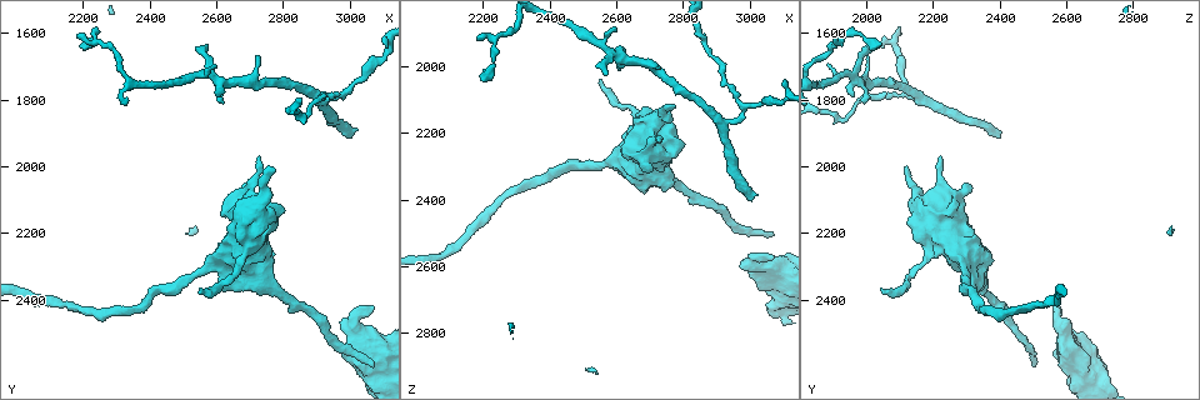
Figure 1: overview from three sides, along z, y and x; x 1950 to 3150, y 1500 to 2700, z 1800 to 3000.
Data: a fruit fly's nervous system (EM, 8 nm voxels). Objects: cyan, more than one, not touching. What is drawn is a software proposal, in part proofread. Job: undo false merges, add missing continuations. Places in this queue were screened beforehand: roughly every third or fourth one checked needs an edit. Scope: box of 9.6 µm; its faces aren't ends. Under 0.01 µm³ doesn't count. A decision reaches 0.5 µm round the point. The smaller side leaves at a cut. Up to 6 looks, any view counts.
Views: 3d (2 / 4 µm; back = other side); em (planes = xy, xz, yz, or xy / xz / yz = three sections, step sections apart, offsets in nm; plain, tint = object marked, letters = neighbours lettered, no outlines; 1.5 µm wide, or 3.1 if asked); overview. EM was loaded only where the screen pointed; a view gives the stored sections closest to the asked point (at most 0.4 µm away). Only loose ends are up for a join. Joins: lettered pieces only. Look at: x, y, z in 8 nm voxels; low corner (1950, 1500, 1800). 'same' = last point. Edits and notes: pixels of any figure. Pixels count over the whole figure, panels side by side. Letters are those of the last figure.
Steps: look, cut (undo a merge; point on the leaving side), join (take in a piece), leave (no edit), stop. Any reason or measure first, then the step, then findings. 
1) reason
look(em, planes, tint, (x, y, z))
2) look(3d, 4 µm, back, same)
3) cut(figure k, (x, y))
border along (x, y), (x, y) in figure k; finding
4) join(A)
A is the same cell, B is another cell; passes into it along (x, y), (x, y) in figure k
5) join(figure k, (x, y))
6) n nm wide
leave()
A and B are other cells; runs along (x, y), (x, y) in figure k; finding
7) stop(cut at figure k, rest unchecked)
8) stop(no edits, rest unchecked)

branch stops here
look(em, yz, step 8, letters, (2600, 1700, 1890))

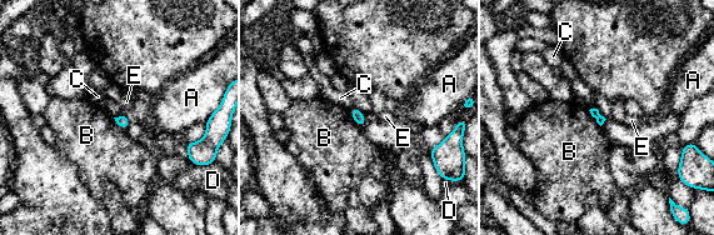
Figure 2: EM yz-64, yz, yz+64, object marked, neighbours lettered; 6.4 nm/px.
leave()
A, B, C, D and E are other cells; border along (348, 110), (362, 128) in figure 2; no lettered piece goes on from it

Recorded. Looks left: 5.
branch stops here
look(3d, 4 µm, (3000, 1910, 2390))

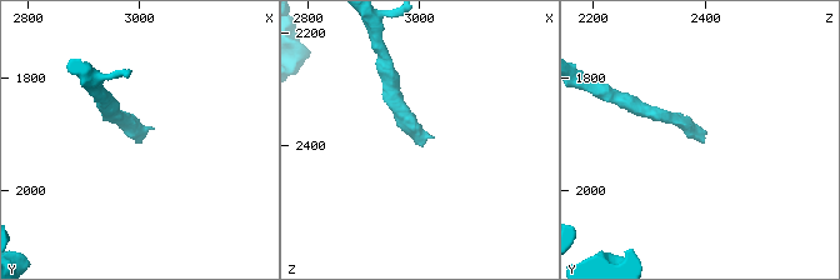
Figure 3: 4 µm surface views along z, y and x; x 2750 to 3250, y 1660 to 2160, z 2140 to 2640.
now the EM
look(em, planes, letters, (3005, 1915, 2395))

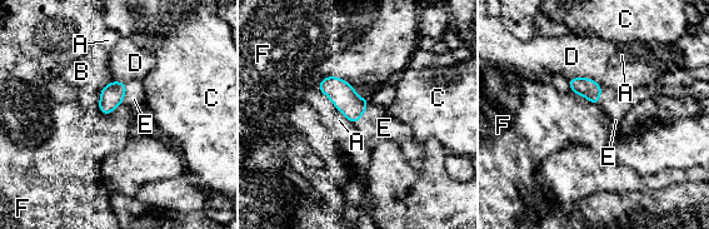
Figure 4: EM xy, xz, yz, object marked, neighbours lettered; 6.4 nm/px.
join(E)
E is the same cell, A, B, C, D and F are other cells; passes into it along (340, 93), (364, 111), (374, 127) in figure 4; the cell continues

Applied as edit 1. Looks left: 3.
look(3d, 4 µm, (2720, 1970, 2230))

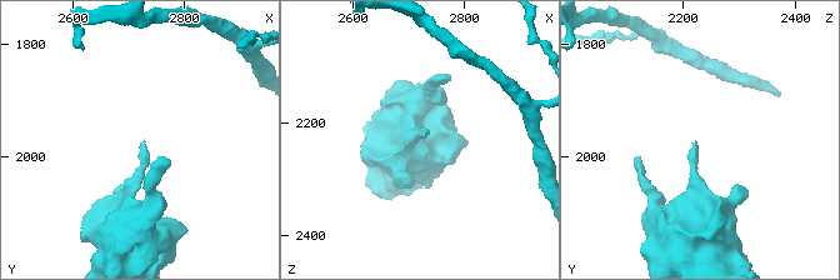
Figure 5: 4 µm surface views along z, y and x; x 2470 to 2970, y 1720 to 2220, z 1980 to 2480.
look(em, planes, letters, (2725, 1970, 2225))

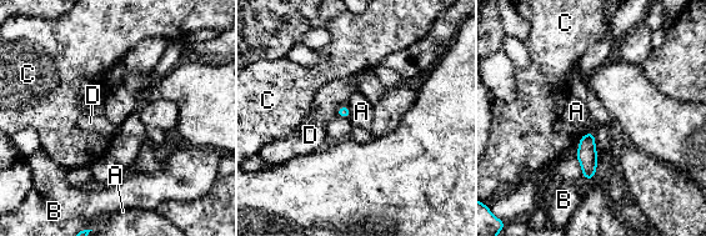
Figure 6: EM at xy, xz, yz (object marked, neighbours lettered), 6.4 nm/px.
leave()
A, B, C and D are other cells; border along (590, 130), (595, 137), (597, 162) in figure 6; no lettered piece goes on from it

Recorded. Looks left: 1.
stop(join at figure 4, rest unchecked)

